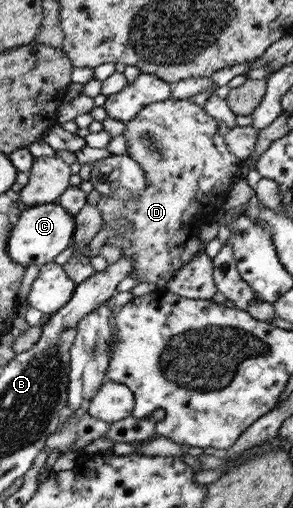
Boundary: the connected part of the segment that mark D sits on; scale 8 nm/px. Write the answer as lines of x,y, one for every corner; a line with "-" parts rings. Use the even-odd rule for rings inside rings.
169,98
146,105
126,125
122,133
128,141
126,155
142,166
148,186
138,199
132,201
102,197
98,202
102,212
100,230
104,223
108,229
115,228
117,217
128,218
131,227
119,230
119,235
126,238
126,243
118,245
118,235
114,235
106,239
104,244
116,245
122,249
122,256
132,256
134,269
128,276
134,277
138,283
150,282
164,288
176,272
206,246
200,235
184,235
190,233
190,217
204,215
210,211
210,207
214,207
206,203
208,195
228,195
229,188
243,178
245,162
228,151
224,136
218,134
217,121
189,100

